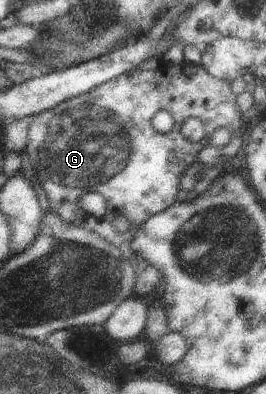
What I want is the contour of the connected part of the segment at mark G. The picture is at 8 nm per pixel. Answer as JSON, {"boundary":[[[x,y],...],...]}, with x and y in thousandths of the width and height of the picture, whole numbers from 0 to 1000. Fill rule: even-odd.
{"boundary":[[[605,157],[586,175],[470,183],[248,251],[143,287],[113,312],[102,398],[117,404],[124,459],[169,523],[252,566],[353,586],[432,619],[504,678],[504,749],[564,764],[609,708],[609,693],[568,665],[530,657],[489,629],[511,586],[553,553],[662,513],[677,447],[741,406],[737,393],[786,365],[816,327],[853,322],[876,345],[925,340],[932,317],[887,251],[865,206],[786,190],[756,162]],[[617,277],[643,287],[654,312],[643,332],[605,340],[568,320],[568,299]],[[718,294],[778,312],[771,343],[741,363],[695,350],[677,330],[688,307]],[[331,485],[380,490],[398,505],[387,551],[335,548],[305,530],[297,503]],[[447,546],[492,561],[485,586],[447,591],[417,571]]]}

